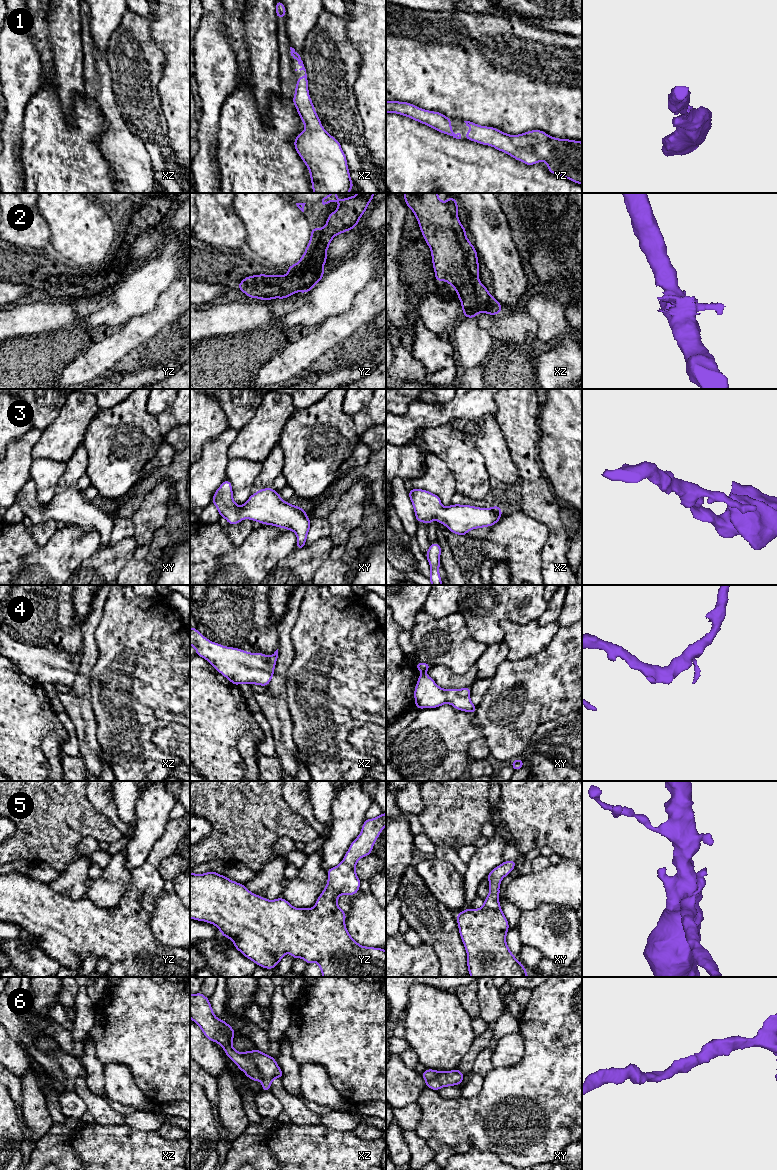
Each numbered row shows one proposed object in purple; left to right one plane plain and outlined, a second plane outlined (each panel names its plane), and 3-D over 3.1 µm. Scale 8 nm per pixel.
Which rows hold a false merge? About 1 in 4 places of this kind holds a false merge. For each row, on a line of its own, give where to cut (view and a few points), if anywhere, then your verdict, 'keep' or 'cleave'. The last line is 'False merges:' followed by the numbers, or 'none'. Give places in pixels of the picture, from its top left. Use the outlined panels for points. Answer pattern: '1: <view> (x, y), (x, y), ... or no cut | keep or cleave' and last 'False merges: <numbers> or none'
1: no cut | keep
2: no cut | keep
3: no cut | keep
4: no cut | keep
5: no cut | keep
6: no cut | keep
False merges: none

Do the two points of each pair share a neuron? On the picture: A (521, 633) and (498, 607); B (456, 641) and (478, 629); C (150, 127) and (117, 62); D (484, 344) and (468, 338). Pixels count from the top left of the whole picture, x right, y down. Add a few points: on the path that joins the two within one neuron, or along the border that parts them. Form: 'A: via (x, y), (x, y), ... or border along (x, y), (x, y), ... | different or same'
A: border along (534, 620), (503, 620), (503, 640) | different
B: border along (459, 613), (469, 634), (487, 645) | different
C: via (142, 111), (136, 81), (133, 78) | same
D: via (480, 343), (472, 342) | same

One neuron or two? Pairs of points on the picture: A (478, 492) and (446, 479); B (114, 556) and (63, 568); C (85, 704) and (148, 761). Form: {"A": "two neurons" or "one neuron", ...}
{"A": "two neurons", "B": "two neurons", "C": "two neurons"}

